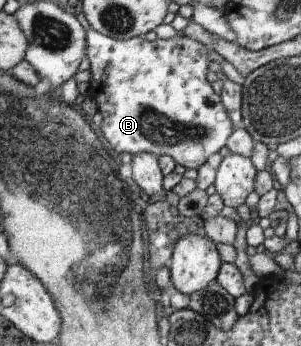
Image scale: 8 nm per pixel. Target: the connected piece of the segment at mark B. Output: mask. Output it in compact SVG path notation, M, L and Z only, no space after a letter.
M87 25L85 28L87 56L92 74L87 96L95 100L95 110L101 111L103 120L100 126L103 136L115 152L118 154L126 152L132 156L147 152L157 158L167 155L185 169L199 169L209 156L216 155L227 145L227 138L235 129L225 106L221 104L219 94L213 92L213 88L205 78L209 64L205 54L213 51L211 45L201 44L199 40L193 40L183 34L167 40L157 38L153 42L145 40L143 35L116 40Z

